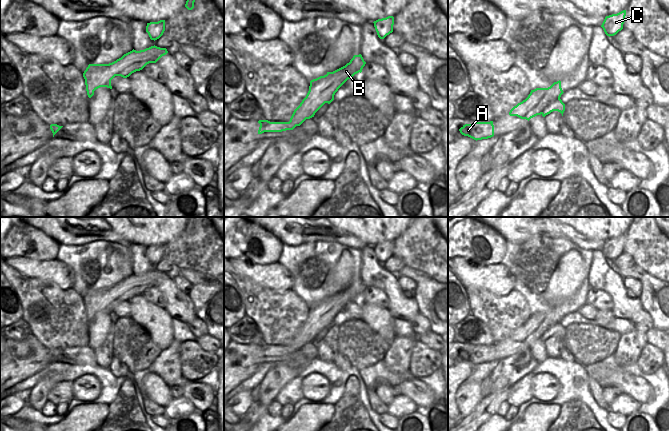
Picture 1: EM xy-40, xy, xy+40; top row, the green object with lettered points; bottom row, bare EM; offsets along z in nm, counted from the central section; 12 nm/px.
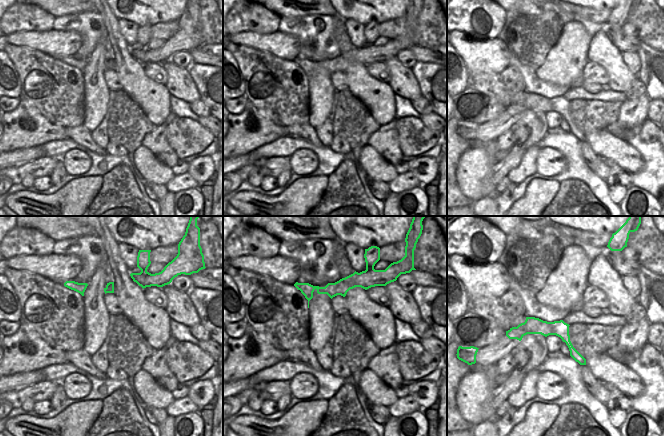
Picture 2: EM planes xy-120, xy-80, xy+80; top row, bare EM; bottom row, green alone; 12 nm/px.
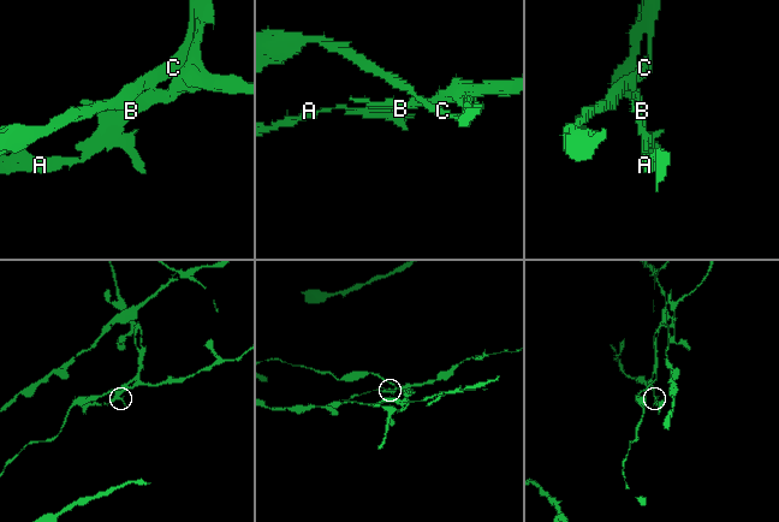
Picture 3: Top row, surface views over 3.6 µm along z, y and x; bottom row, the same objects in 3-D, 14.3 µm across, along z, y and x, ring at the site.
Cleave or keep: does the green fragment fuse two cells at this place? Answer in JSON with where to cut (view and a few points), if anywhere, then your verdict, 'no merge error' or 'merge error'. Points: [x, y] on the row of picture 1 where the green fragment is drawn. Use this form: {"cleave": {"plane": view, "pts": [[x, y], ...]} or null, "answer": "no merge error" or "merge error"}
{"cleave": {"plane": "xy", "pts": [[285, 122], [292, 123], [295, 126]]}, "answer": "merge error"}

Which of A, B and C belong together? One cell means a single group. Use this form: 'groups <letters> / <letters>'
groups A / B C

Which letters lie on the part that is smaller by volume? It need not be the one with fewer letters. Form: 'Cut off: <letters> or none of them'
Cut off: A

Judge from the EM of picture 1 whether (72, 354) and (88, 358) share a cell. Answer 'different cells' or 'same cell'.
same cell

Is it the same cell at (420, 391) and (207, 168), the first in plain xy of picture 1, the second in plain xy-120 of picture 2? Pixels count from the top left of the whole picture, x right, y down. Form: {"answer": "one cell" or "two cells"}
{"answer": "one cell"}

